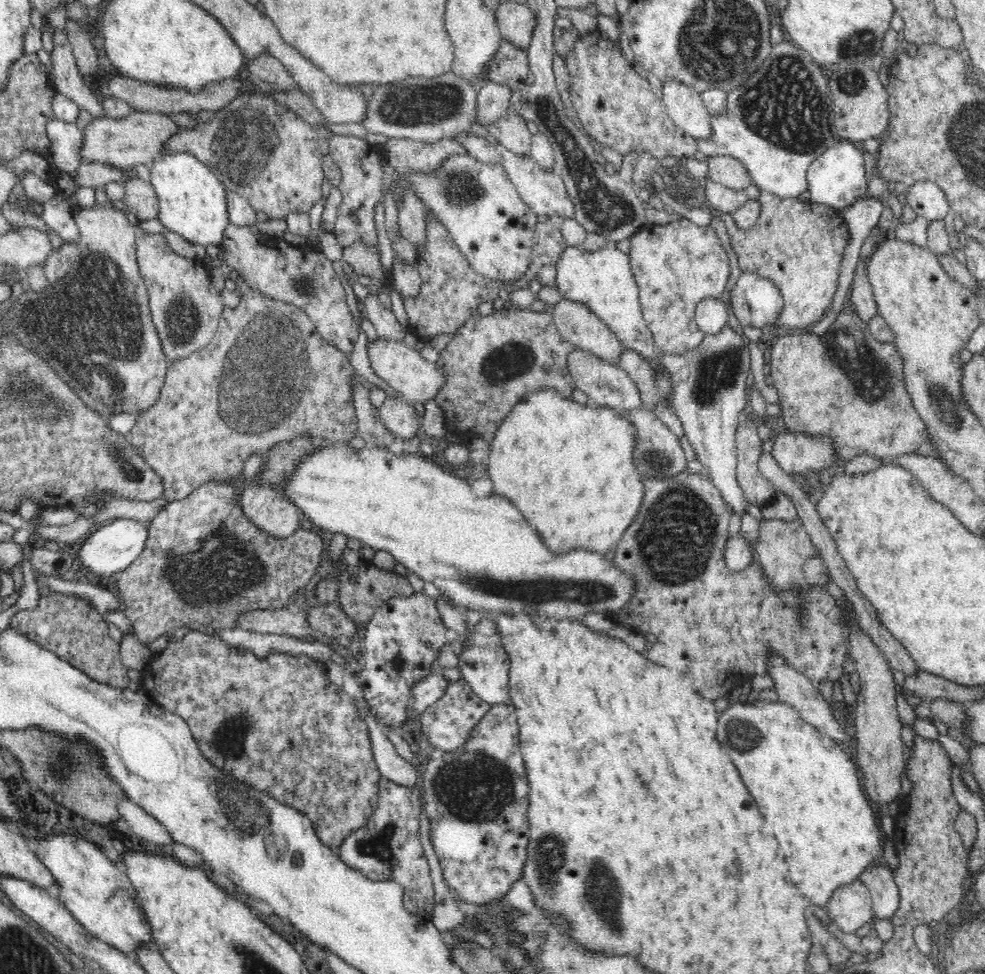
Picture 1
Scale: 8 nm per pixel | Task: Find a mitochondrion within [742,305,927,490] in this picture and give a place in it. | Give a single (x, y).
(870, 374)

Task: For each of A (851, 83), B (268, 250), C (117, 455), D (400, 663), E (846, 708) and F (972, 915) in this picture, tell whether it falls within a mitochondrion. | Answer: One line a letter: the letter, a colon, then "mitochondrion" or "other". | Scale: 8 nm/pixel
A: mitochondrion
B: other
C: mitochondrion
D: mitochondrion
E: other
F: other

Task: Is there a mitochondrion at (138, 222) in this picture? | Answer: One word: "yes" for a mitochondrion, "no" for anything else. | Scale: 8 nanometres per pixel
no

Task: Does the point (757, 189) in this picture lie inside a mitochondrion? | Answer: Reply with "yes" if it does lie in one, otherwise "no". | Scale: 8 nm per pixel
no

